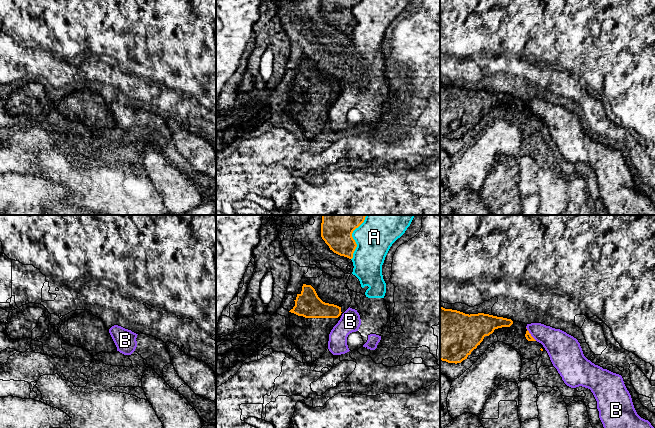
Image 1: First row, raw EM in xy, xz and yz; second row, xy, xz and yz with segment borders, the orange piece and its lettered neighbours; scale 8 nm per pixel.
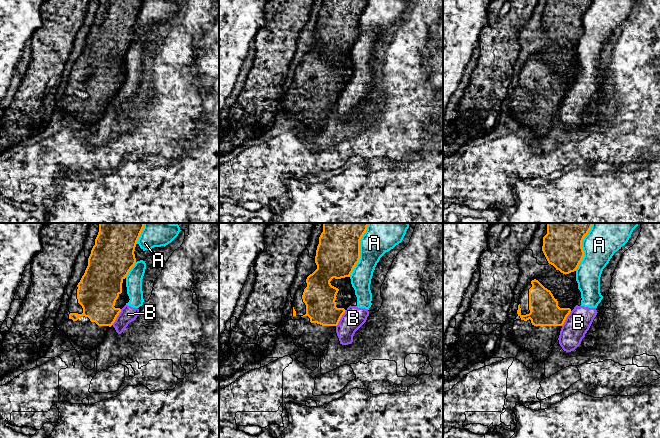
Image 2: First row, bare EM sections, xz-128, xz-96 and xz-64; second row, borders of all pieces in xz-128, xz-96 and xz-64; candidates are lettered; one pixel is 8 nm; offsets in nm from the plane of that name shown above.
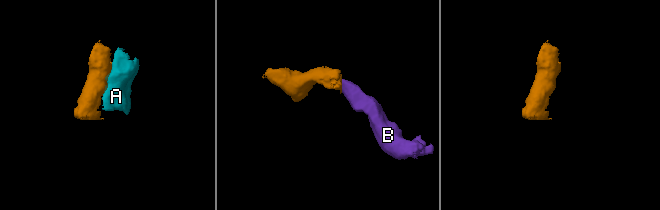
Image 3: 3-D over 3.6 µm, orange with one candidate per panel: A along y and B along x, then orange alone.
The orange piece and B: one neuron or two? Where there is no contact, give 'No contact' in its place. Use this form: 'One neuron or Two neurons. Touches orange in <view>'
Two neurons. Touches orange in yz

